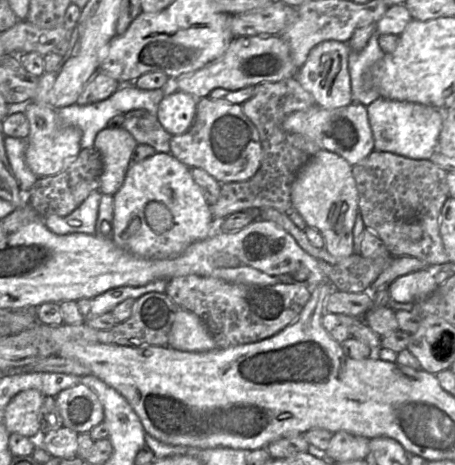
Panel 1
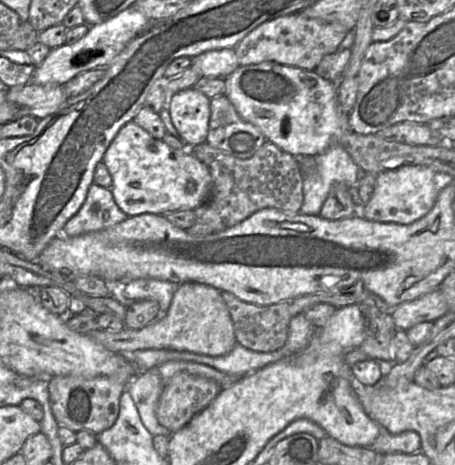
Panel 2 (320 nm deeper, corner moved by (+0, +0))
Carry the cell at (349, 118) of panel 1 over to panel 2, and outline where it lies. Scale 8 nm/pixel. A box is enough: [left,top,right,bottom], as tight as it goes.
[224,62,353,158]

